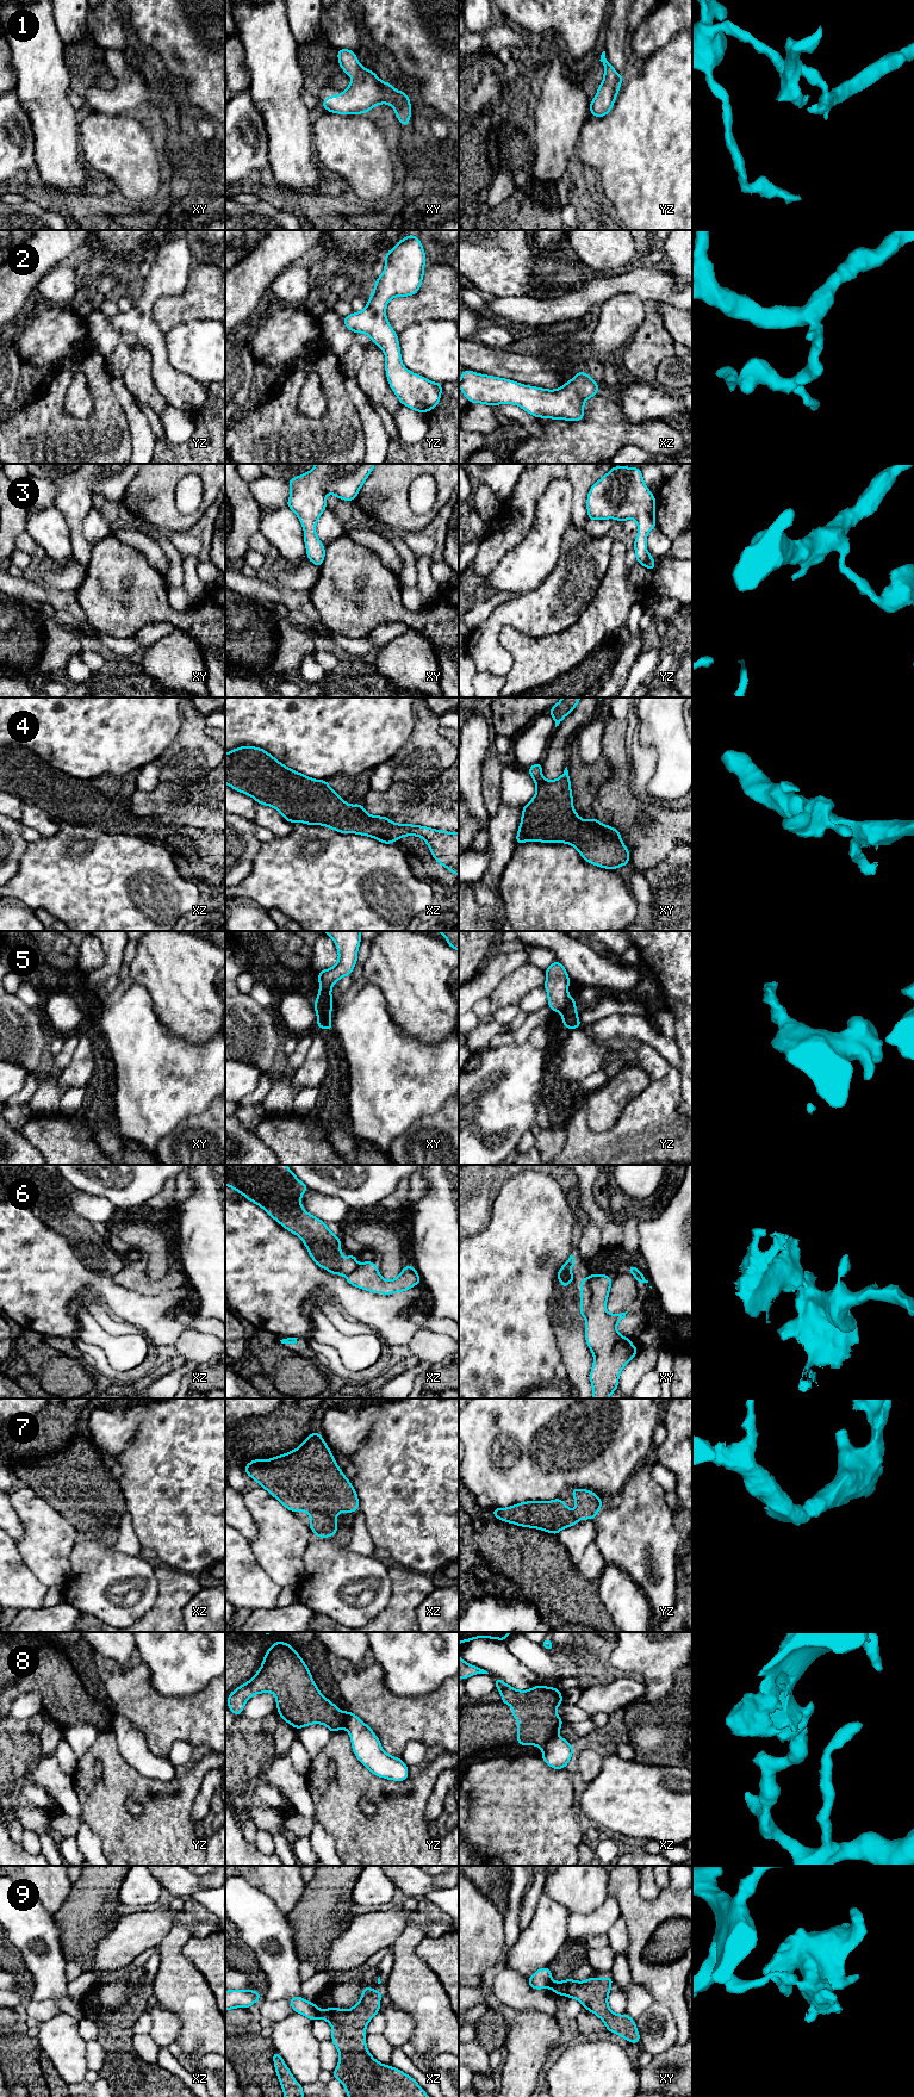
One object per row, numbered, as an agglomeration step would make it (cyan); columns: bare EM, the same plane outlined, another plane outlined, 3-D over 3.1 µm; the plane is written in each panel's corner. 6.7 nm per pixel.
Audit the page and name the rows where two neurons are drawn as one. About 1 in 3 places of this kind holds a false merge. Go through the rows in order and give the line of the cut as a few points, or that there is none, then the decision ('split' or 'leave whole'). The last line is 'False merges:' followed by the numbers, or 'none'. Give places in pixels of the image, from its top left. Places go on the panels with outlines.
1: no cut; leave whole
2: no cut; leave whole
3: no cut; leave whole
4: no cut; leave whole
5: cut in xy along (317, 1000), (328, 1002), (331, 1005); split
6: cut in xy along (589, 1277), (590, 1308), (585, 1315); split
7: no cut; leave whole
8: cut in yz along (339, 1711), (342, 1718), (342, 1726); split
9: cut in xz along (317, 2010), (319, 2017); split
False merges: 5, 6, 8, 9

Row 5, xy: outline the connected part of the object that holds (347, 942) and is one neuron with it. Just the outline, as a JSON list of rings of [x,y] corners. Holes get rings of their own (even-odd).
[[[323,931],[336,943],[338,951],[337,963],[318,973],[319,992],[317,1001],[334,1004],[331,988],[343,976],[352,975],[357,962],[357,949],[361,942],[361,931]]]

